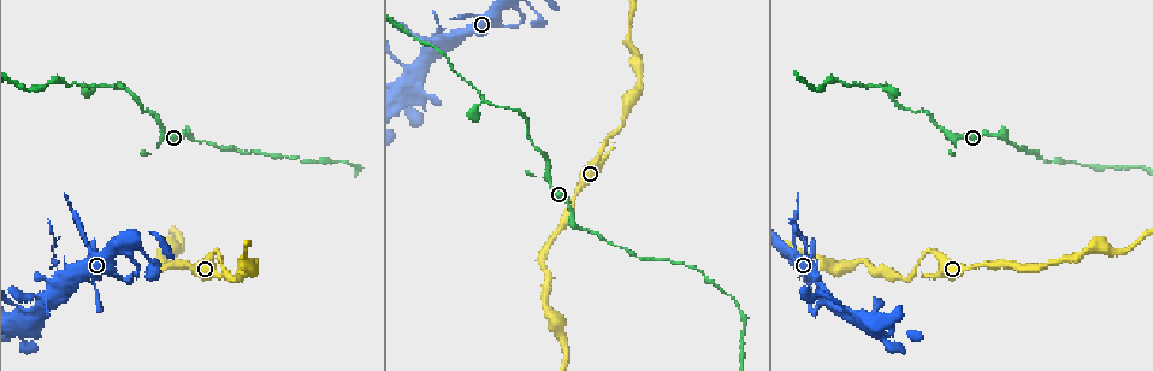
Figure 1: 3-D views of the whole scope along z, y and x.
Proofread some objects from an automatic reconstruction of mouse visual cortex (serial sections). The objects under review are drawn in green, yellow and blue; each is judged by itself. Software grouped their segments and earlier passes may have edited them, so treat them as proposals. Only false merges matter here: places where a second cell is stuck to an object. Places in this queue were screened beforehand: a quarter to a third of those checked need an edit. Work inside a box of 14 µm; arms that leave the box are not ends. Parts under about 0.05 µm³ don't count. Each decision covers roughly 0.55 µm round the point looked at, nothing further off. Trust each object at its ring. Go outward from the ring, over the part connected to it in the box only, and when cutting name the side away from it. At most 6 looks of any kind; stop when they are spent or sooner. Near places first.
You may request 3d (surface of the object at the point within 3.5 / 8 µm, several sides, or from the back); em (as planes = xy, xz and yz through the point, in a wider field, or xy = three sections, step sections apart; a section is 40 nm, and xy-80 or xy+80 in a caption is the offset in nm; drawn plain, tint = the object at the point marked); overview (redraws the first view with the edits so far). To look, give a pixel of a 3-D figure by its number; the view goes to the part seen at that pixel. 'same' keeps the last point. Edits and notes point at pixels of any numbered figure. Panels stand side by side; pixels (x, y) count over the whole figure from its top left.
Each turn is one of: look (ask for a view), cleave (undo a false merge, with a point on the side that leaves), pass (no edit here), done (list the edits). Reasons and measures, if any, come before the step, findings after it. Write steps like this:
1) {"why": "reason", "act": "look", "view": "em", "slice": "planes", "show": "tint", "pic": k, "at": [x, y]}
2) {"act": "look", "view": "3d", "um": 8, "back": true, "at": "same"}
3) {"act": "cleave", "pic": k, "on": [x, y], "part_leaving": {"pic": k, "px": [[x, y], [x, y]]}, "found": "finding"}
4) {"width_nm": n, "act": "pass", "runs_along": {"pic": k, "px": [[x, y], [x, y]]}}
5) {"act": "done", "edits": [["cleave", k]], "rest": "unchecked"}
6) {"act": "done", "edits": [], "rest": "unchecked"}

{"act": "look", "view": "3d", "um": 8, "pic": 1, "at": [815, 295]}

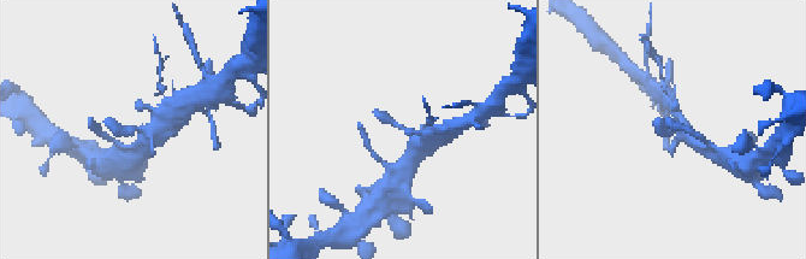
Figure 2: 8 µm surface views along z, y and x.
{"why": "closer look", "act": "look", "view": "3d", "um": 3.5, "pic": 2, "at": [673, 133]}

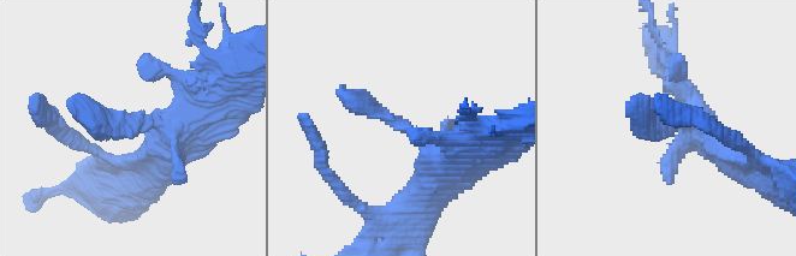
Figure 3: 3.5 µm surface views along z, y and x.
{"act": "pass", "runs_along": {"pic": 3, "px": [[477, 148], [447, 160], [352, 99]]}, "found": "one cell here"}

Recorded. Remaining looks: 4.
{"act": "look", "view": "3d", "um": 3.5, "pic": 1, "at": [483, 101]}

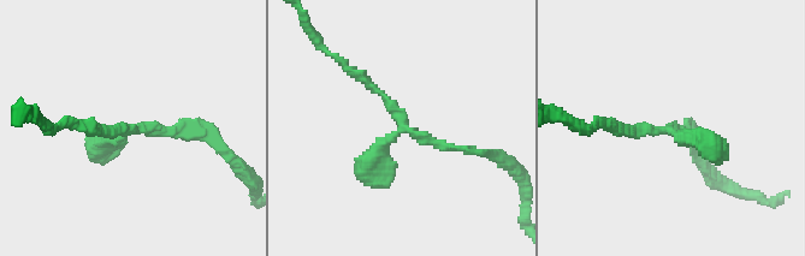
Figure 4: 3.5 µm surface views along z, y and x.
{"why": "need the tissue", "act": "look", "view": "em", "slice": "xy", "step": 3, "show": "tint", "pic": 4, "at": [406, 127]}

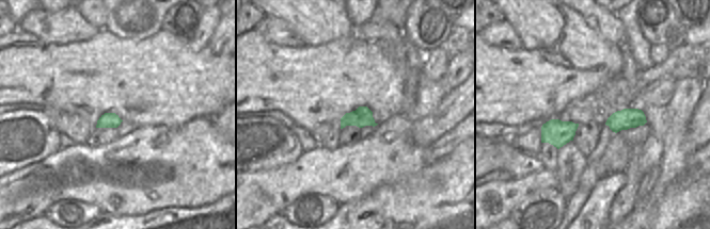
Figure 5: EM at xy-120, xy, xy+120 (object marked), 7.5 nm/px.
{"act": "pass", "runs_along": {"pic": 4, "px": [[207, 132], [81, 125]]}, "found": "all the same cell"}

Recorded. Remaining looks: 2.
{"act": "done", "edits": [], "rest": "unchecked"}

